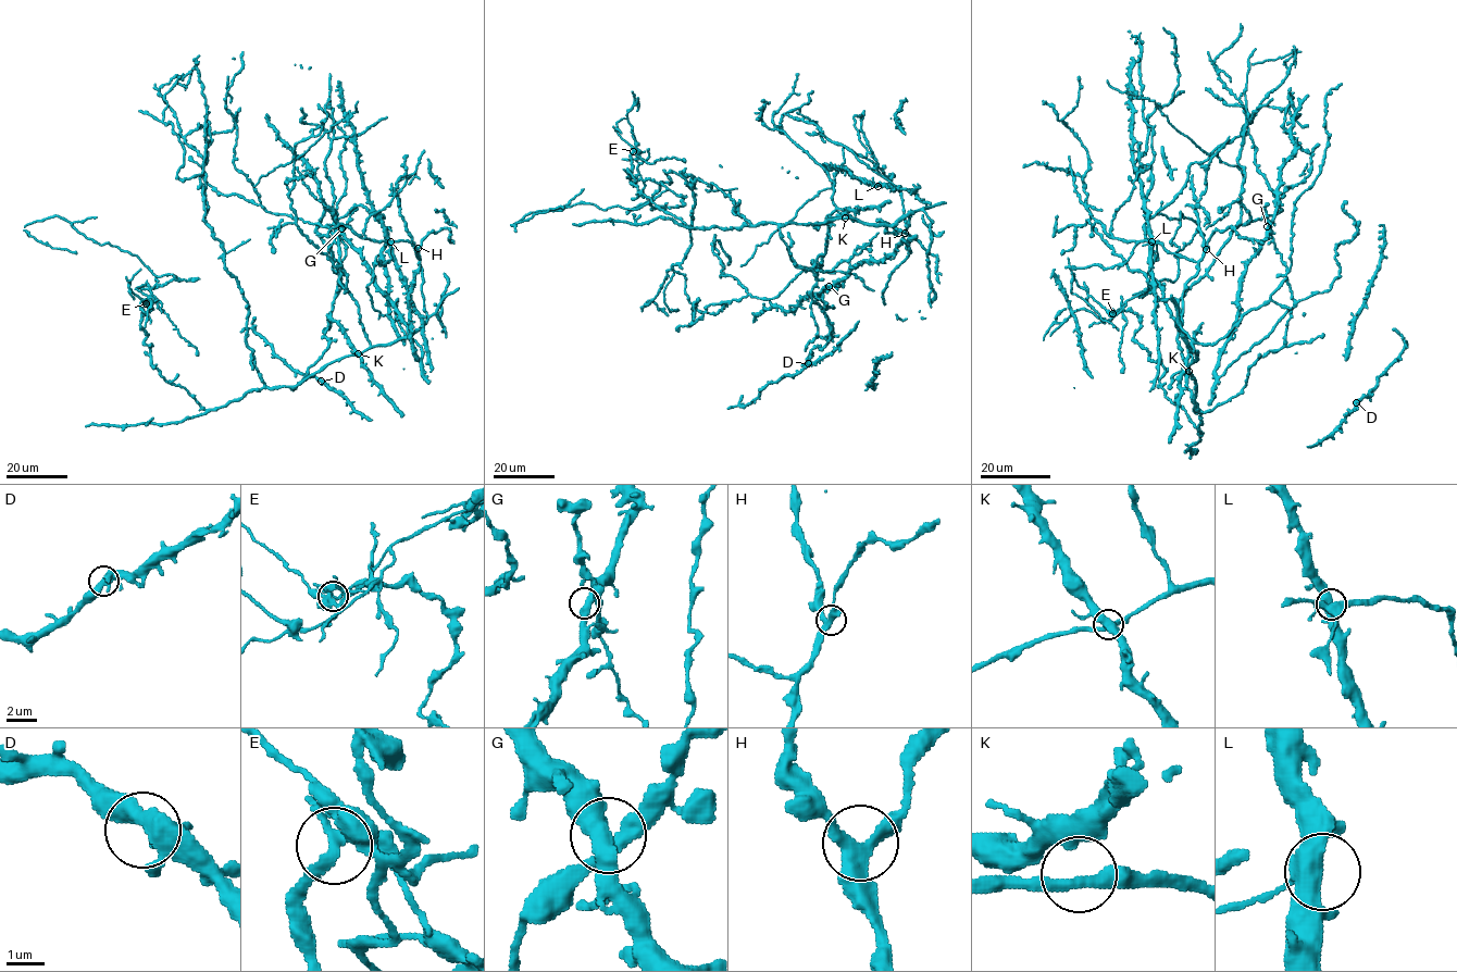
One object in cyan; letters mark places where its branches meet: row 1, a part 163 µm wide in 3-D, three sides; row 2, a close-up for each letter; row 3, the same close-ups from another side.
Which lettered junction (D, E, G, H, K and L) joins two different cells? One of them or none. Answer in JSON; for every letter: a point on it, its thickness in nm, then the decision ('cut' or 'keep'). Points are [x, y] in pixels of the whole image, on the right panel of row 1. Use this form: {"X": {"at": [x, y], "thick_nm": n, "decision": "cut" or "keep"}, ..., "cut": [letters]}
{"D": {"at": [1356, 402], "thick_nm": 440, "decision": "keep"}, "E": {"at": [1112, 313], "thick_nm": 240, "decision": "cut"}, "G": {"at": [1267, 226], "thick_nm": 400, "decision": "keep"}, "H": {"at": [1206, 249], "thick_nm": 340, "decision": "keep"}, "K": {"at": [1188, 371], "thick_nm": 240, "decision": "keep"}, "L": {"at": [1152, 241], "thick_nm": 440, "decision": "keep"}, "cut": ["E"]}

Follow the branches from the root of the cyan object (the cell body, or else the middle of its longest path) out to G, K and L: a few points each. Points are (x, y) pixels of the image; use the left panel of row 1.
G: (287, 386), (293, 389), (303, 379), (329, 343), (323, 335), (339, 271), (328, 248), (341, 228)
K: (287, 386), (299, 385), (327, 364), (358, 353)
L: (287, 386), (341, 358), (409, 337), (426, 320), (414, 246), (386, 245), (390, 241)

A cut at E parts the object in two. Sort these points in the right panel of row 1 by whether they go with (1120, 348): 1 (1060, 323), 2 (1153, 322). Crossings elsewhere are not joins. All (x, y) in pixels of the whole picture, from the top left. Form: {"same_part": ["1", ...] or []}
{"same_part": ["1"]}

